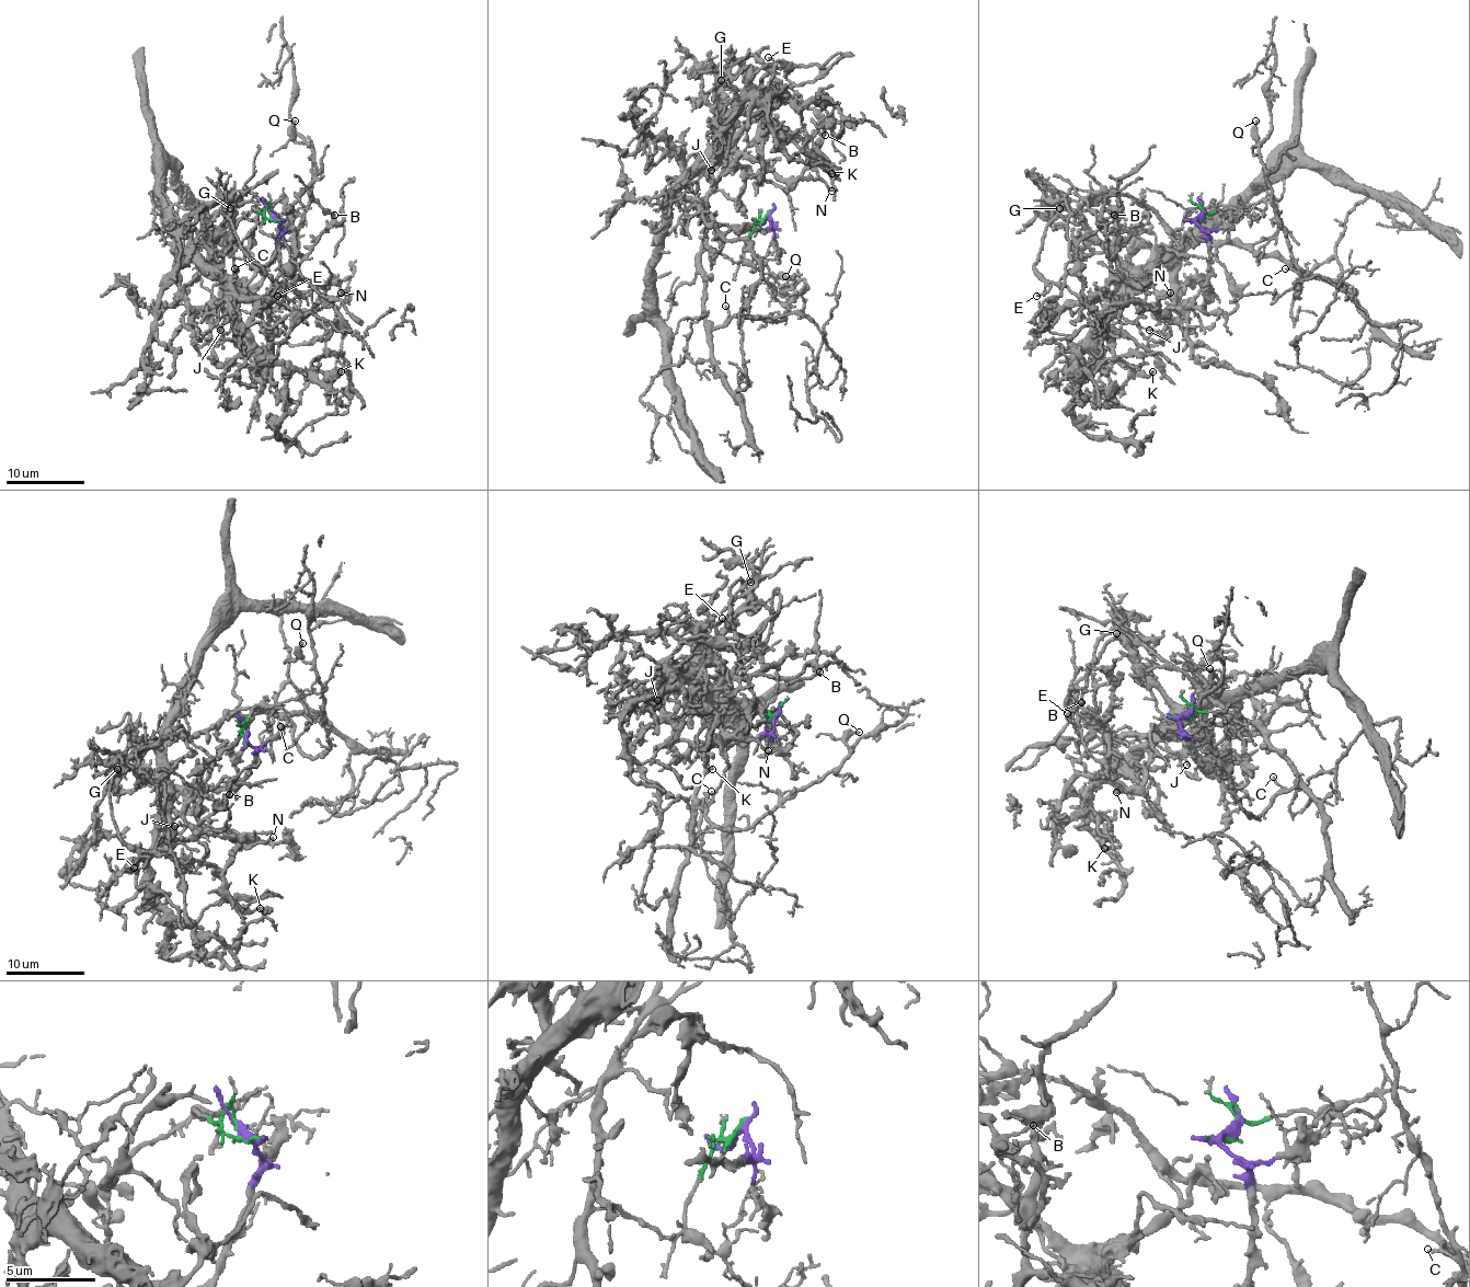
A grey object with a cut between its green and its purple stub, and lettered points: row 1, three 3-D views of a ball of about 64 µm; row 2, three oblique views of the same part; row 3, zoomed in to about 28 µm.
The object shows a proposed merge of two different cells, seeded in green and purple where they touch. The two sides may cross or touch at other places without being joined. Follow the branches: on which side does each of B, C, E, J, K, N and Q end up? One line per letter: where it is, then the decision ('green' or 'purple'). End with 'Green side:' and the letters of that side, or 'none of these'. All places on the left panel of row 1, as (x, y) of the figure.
B: place (334, 215); purple
C: place (234, 268); green
E: place (277, 296); green
J: place (220, 330); purple
K: place (341, 371); purple
N: place (341, 292); purple
Q: place (295, 121); green
Green side: C, E, Q

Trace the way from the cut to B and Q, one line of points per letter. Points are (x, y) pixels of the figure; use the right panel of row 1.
B: (1196, 218), (1203, 308), (1175, 306), (1163, 263), (1099, 298), (1118, 238), (1101, 223), (1114, 214)
Q: (1196, 219), (1236, 208), (1233, 243), (1281, 255), (1306, 275), (1296, 296), (1300, 276), (1255, 119)

